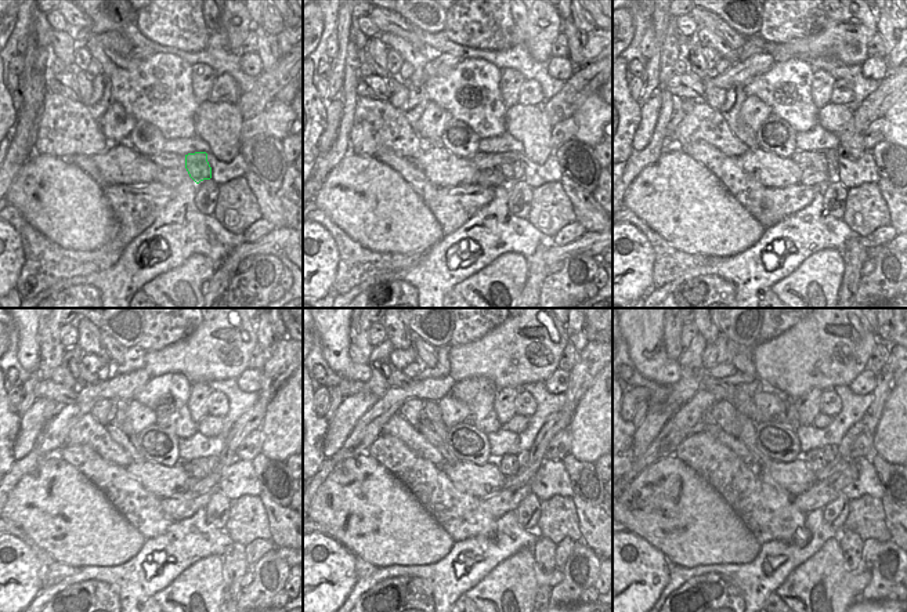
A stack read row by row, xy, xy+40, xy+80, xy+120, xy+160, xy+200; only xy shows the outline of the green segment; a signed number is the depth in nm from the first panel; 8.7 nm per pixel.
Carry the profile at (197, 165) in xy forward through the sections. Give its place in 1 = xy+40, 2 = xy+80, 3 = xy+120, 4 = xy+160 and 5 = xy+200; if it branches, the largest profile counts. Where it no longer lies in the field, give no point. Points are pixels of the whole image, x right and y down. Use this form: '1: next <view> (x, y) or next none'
1: next xy+40 (509, 165)
2: next xy+80 (815, 160)
3: next xy+120 (192, 467)
4: next xy+160 (508, 464)
5: next xy+200 (815, 459)

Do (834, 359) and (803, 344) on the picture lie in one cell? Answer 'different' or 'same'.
same

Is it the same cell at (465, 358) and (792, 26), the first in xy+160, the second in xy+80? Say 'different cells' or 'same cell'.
different cells

